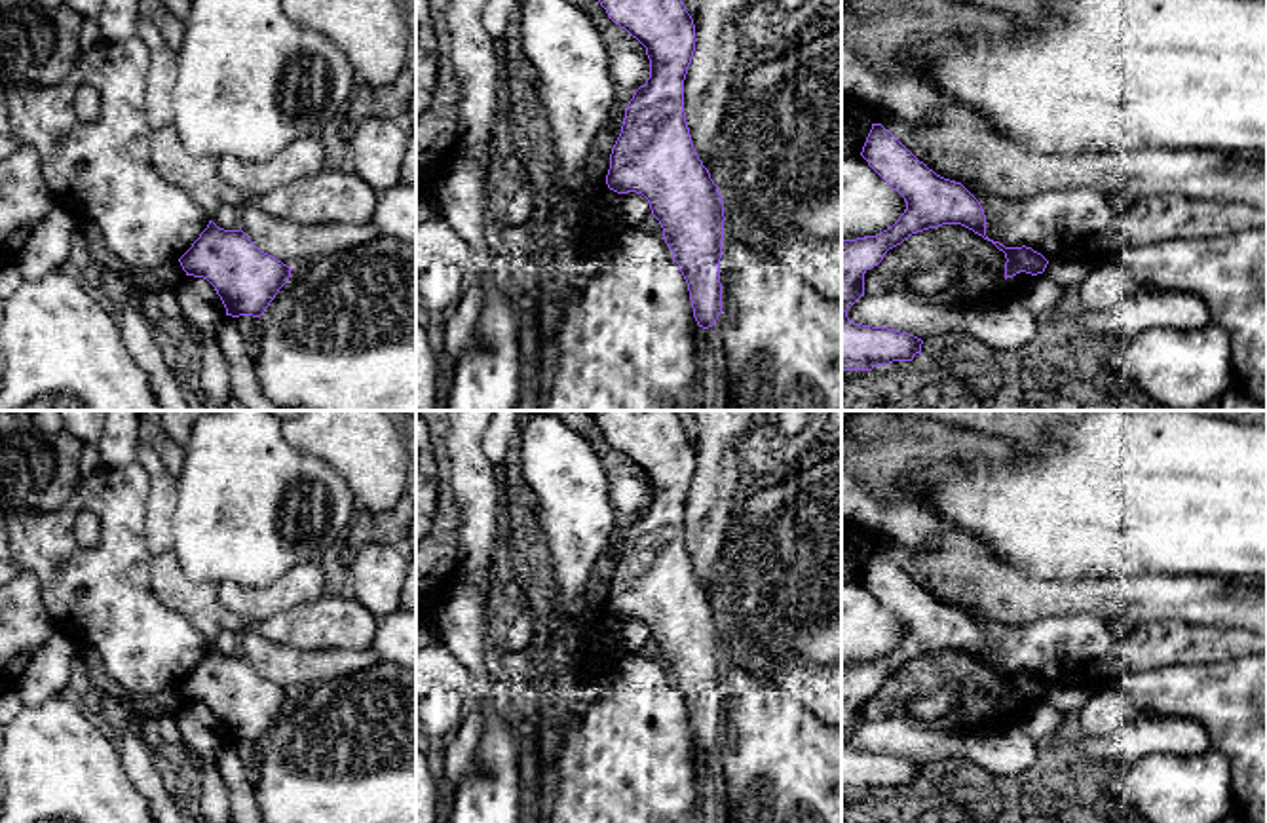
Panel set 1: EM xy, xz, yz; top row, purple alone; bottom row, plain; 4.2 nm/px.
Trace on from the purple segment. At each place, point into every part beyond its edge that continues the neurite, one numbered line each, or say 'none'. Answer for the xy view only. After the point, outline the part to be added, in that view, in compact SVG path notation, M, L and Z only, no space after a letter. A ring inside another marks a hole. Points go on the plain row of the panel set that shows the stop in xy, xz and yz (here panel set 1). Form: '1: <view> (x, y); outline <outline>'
none

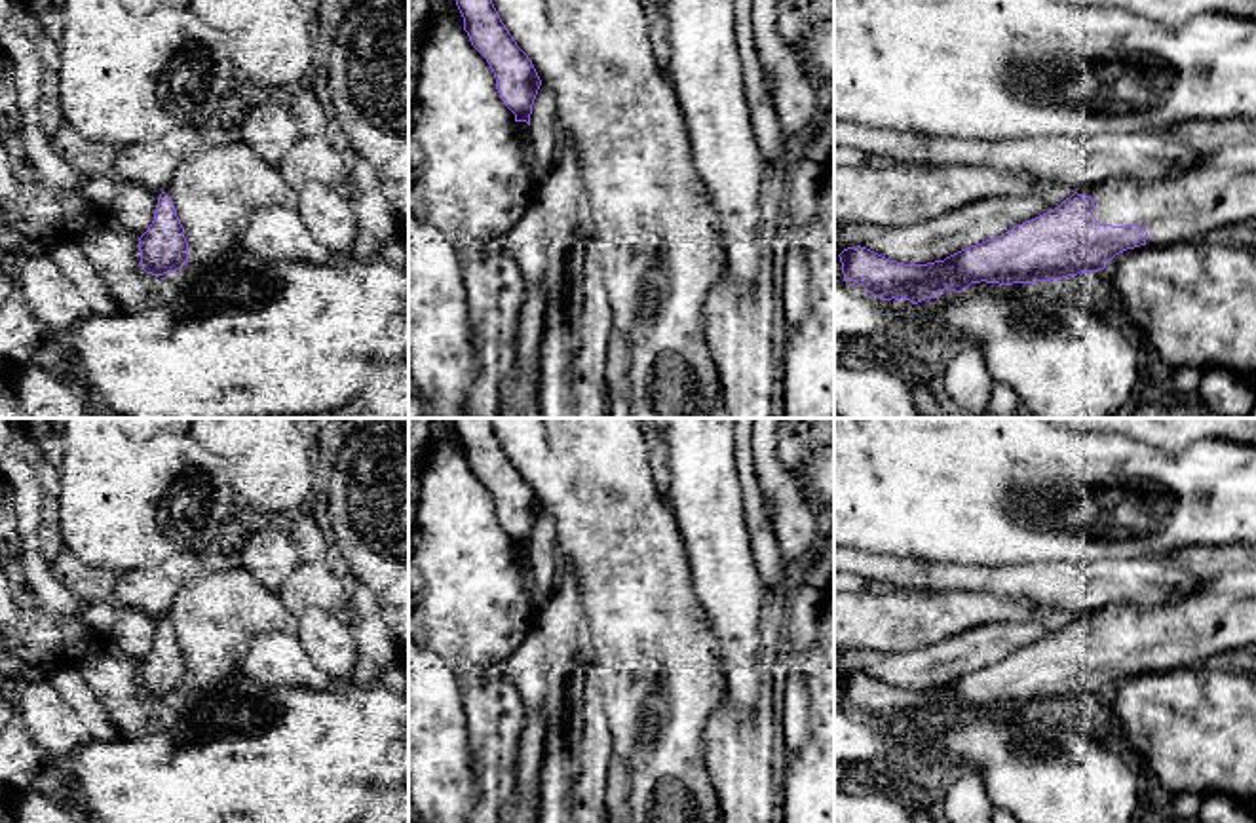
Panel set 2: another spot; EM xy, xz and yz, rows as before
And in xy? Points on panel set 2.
none

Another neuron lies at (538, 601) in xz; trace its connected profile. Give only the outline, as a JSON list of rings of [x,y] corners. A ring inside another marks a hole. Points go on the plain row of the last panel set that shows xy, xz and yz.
[[[515,547],[515,557],[517,557],[517,572],[521,578],[523,591],[528,595],[532,616],[536,618],[547,606],[551,595],[542,595],[536,589],[530,551],[526,547]]]

